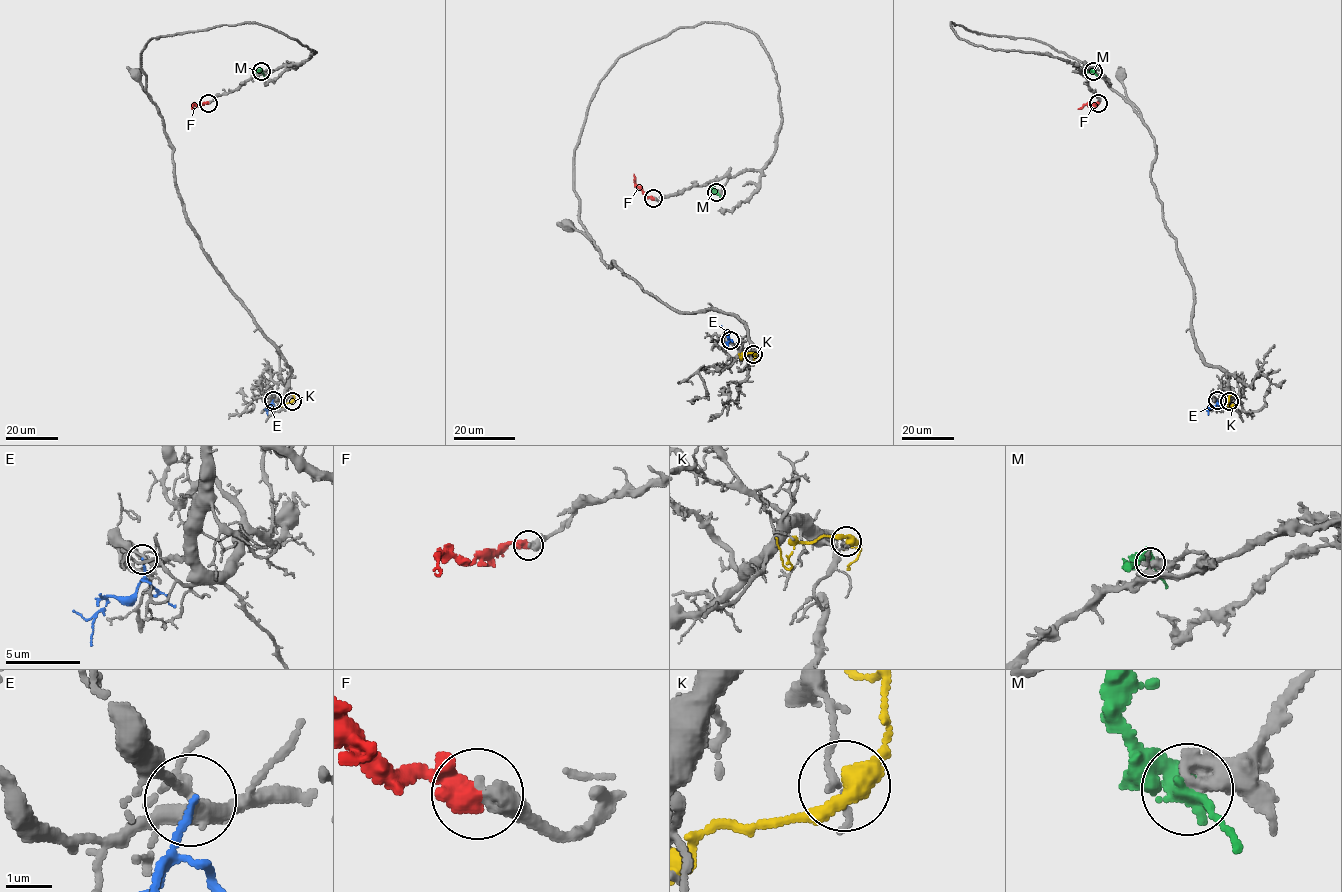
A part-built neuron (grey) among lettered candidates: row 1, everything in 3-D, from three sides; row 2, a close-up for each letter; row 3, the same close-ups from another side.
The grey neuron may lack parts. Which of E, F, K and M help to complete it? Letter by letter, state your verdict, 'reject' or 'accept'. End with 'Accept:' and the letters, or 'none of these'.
E: reject
F: accept
K: reject
M: reject
Accept: F

